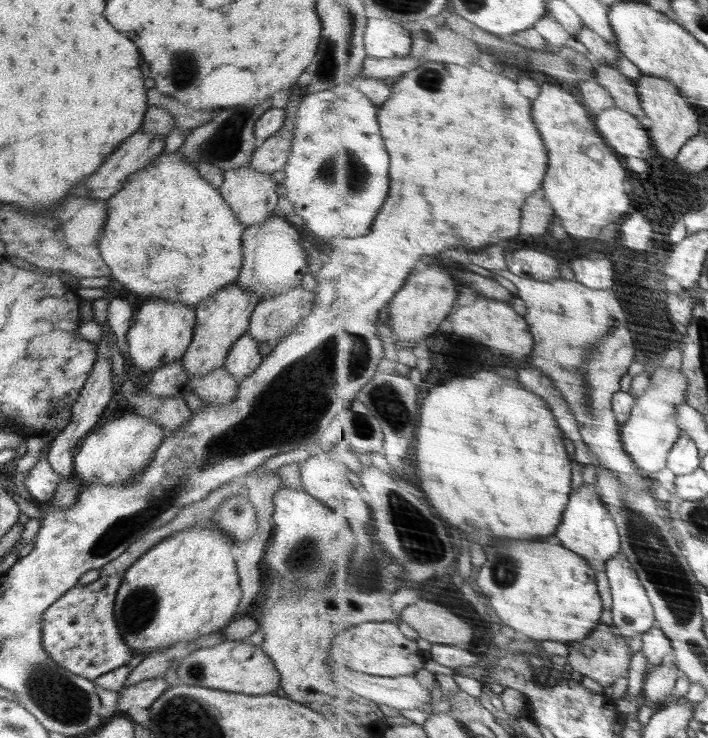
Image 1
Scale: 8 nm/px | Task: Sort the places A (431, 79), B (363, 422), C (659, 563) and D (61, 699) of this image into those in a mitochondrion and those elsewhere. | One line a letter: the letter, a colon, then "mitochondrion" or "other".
A: mitochondrion
B: mitochondrion
C: mitochondrion
D: mitochondrion

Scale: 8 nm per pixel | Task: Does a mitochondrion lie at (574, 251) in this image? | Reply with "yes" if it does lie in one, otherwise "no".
no

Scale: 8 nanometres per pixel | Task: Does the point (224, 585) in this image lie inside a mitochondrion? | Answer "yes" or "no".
no

